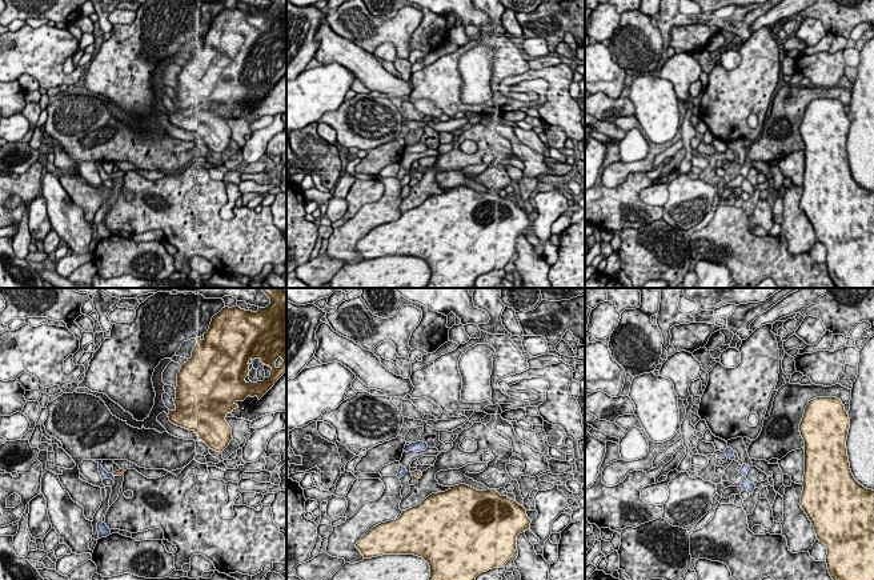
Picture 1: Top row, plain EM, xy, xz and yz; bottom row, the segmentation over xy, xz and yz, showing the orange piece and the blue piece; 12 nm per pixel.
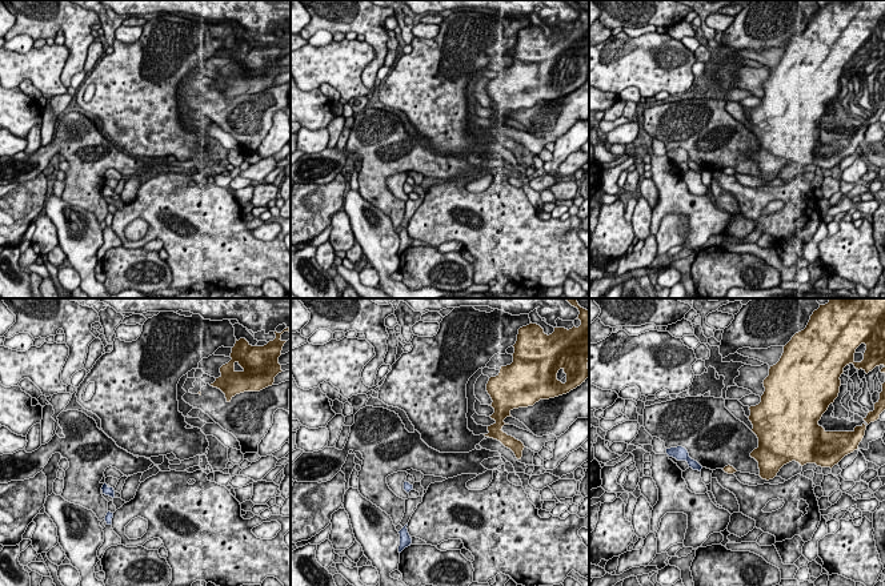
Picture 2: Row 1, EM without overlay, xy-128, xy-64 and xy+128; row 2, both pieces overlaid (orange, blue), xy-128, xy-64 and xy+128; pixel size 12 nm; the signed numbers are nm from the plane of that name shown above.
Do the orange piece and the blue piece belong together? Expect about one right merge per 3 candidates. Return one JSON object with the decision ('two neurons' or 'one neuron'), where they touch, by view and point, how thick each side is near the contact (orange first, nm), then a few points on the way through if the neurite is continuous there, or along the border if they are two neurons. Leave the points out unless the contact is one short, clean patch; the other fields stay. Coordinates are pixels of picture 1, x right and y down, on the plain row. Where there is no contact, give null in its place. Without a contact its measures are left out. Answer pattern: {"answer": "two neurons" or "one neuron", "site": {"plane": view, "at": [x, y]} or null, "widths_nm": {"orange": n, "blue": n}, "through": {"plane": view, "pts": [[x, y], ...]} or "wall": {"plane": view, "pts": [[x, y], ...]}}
{"answer": "one neuron", "site": {"plane": "xy", "at": [113, 176]}, "widths_nm": {"orange": 70, "blue": 100}, "through": {"plane": "xy", "pts": [[120, 172], [113, 176], [104, 176]]}}

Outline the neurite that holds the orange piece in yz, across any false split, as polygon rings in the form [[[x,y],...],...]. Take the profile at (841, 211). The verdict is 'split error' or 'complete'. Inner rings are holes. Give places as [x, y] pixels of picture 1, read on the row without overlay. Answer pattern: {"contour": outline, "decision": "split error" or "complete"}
{"contour": [[[817,99],[805,109],[799,133],[805,143],[805,176],[801,209],[811,223],[817,241],[827,249],[826,265],[835,288],[874,288],[874,192],[861,187],[853,177],[846,141],[850,120],[837,99]]], "decision": "complete"}

